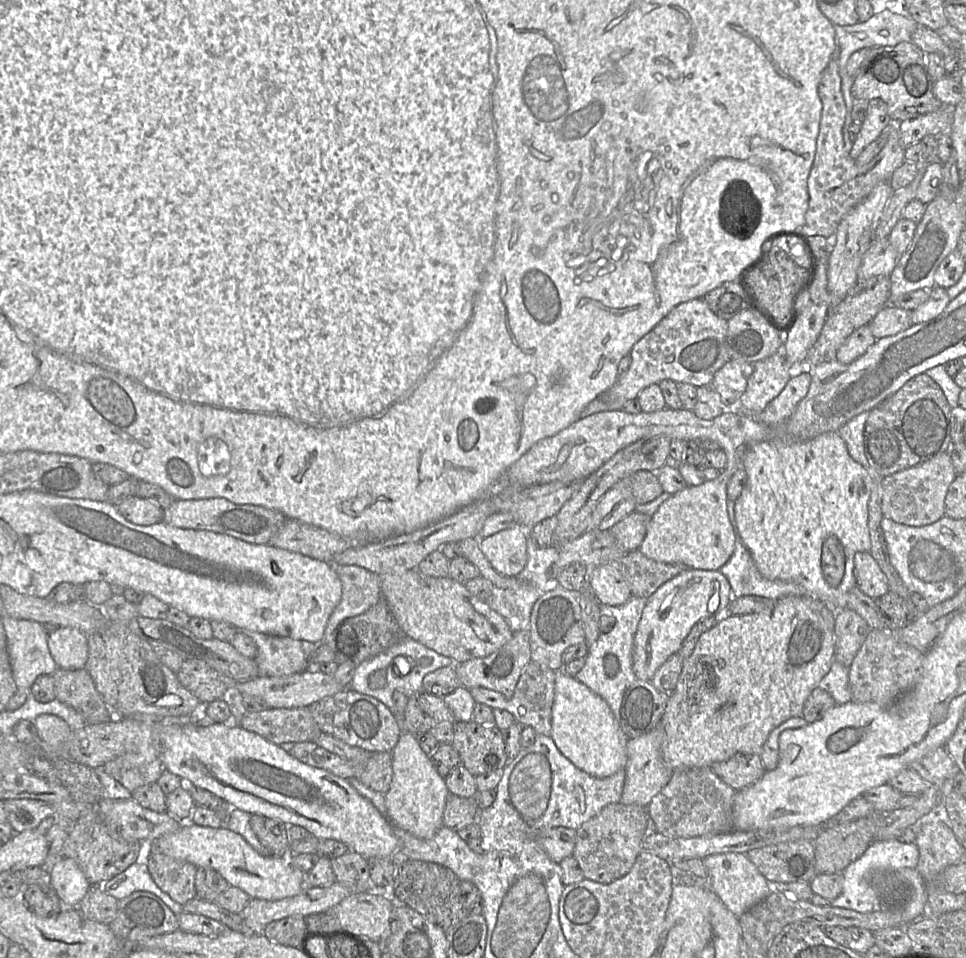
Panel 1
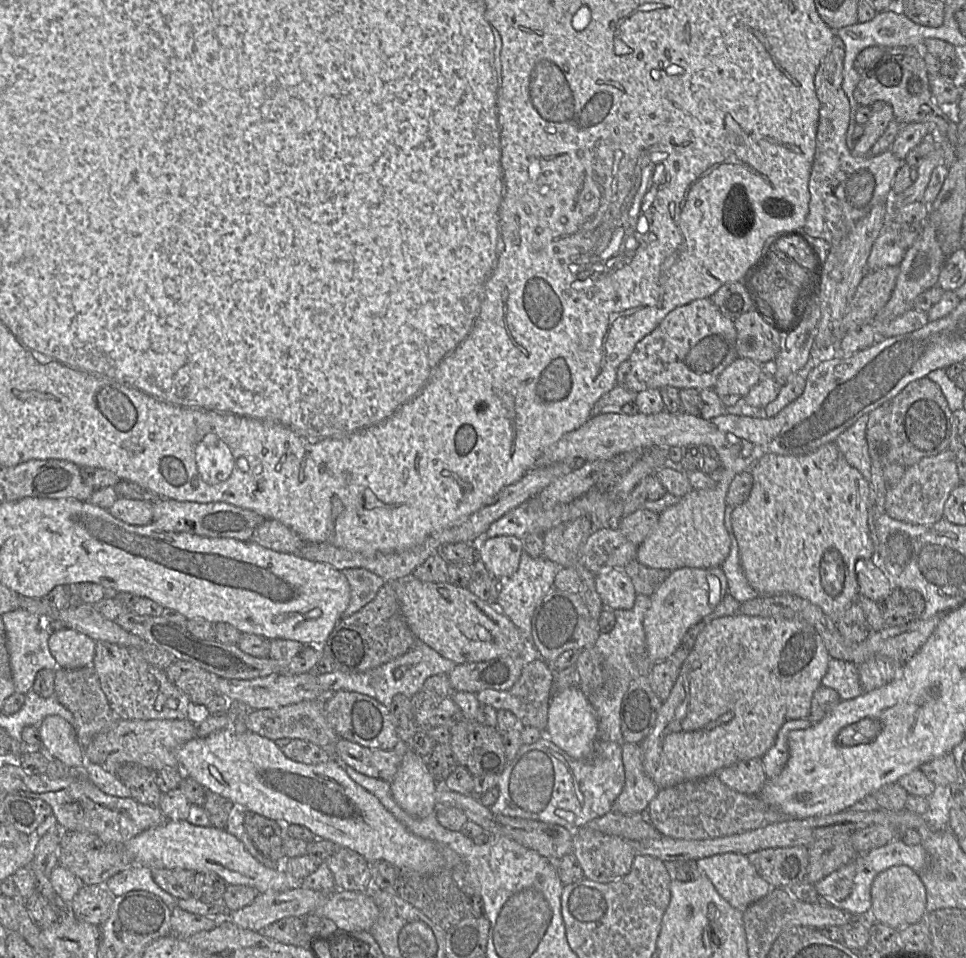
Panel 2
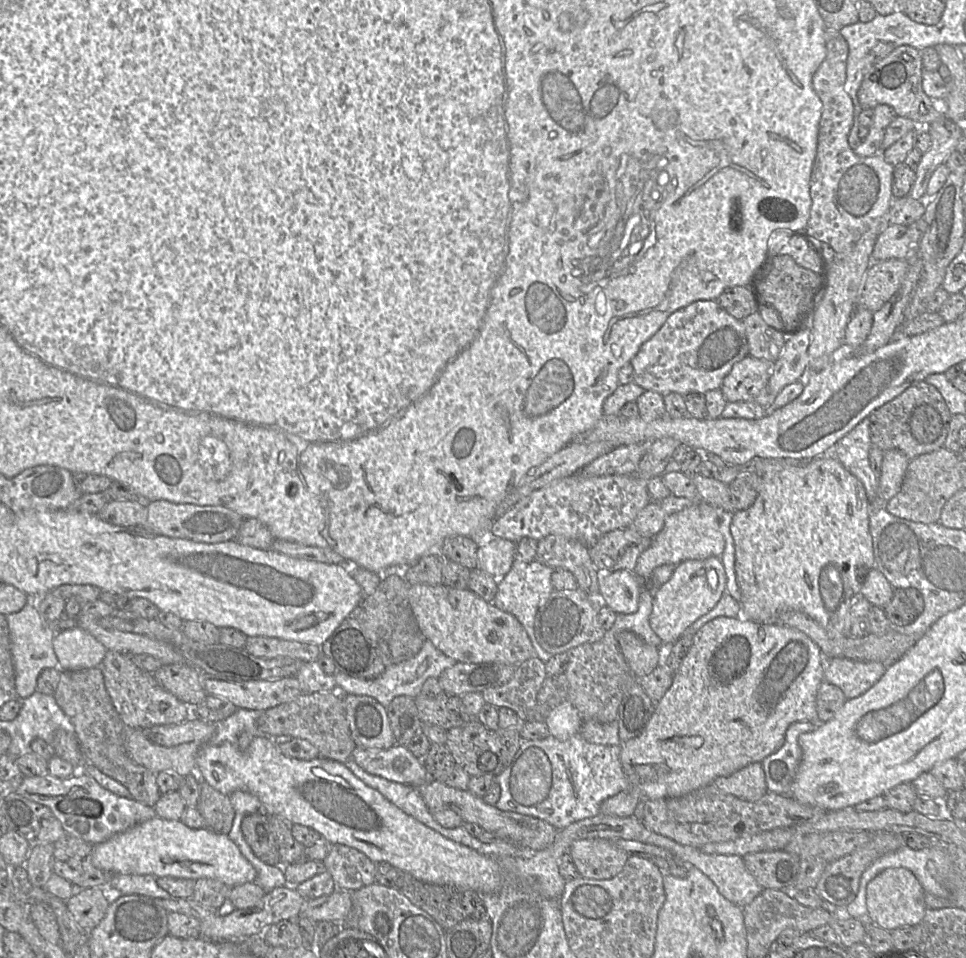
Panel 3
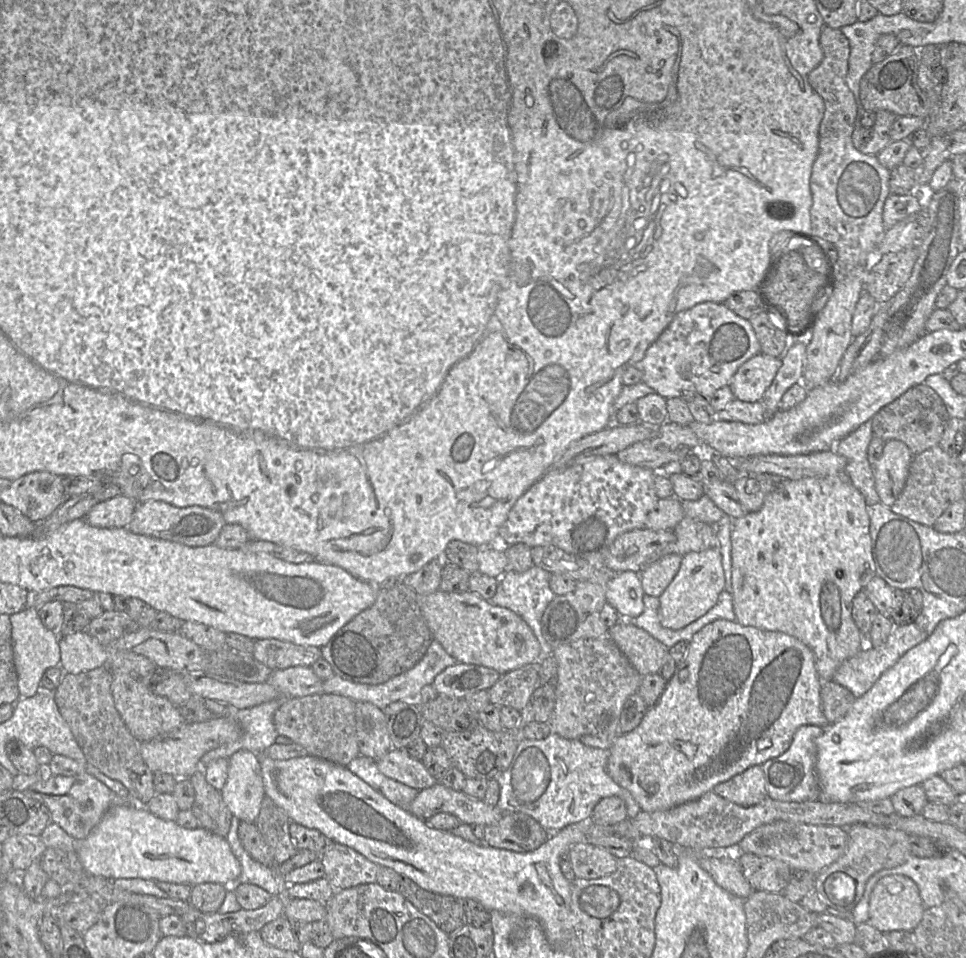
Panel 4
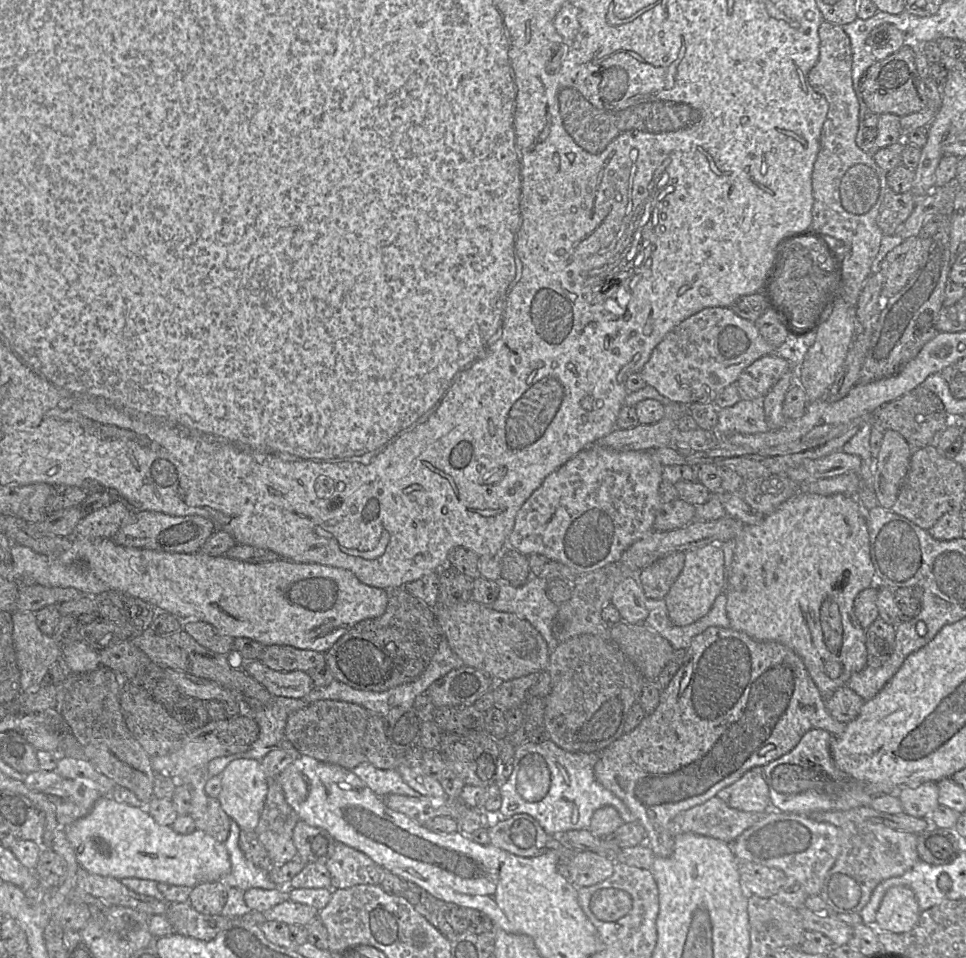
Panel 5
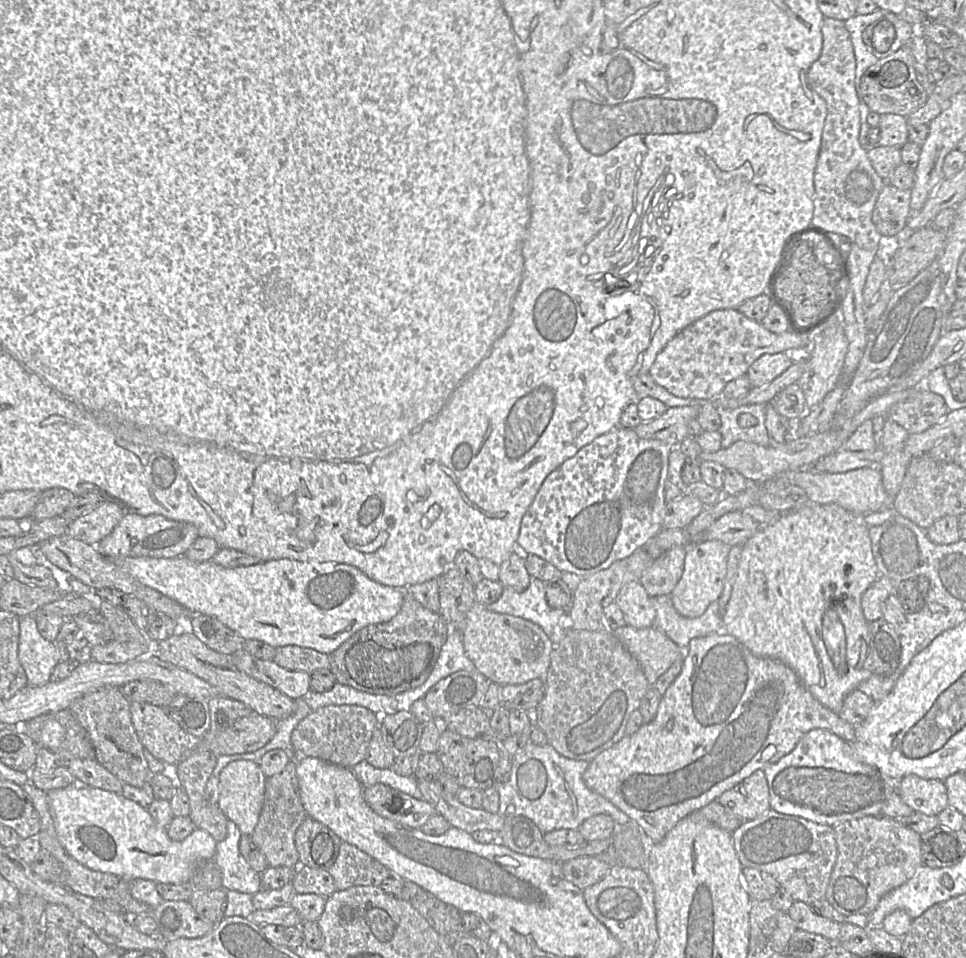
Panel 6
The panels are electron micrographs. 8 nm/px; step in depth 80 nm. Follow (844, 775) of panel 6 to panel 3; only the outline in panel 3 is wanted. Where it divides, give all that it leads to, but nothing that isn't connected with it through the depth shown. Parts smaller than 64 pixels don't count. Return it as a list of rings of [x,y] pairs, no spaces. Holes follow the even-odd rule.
[[[799,721],[792,723],[786,730],[783,745],[761,762],[767,789],[775,794],[789,795],[791,785],[802,757],[798,742],[799,735],[811,732],[817,727],[816,723]]]

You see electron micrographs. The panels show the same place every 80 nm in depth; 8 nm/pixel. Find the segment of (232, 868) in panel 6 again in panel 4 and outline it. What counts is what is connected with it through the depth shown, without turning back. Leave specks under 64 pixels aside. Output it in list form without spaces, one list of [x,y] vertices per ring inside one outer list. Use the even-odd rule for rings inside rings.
[[[233,815],[230,830],[225,837],[235,857],[241,864],[242,872],[237,883],[253,884],[266,890],[272,896],[284,895],[287,885],[275,867],[267,867],[254,860],[244,849],[238,837],[240,820]]]

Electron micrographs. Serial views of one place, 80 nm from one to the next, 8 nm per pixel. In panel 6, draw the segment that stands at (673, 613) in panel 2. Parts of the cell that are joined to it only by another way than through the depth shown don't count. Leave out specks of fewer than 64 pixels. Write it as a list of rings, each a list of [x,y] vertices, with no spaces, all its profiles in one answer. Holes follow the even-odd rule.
[[[720,540],[698,541],[687,547],[682,576],[670,596],[677,612],[687,618],[702,615],[710,603],[722,594],[731,546]]]

